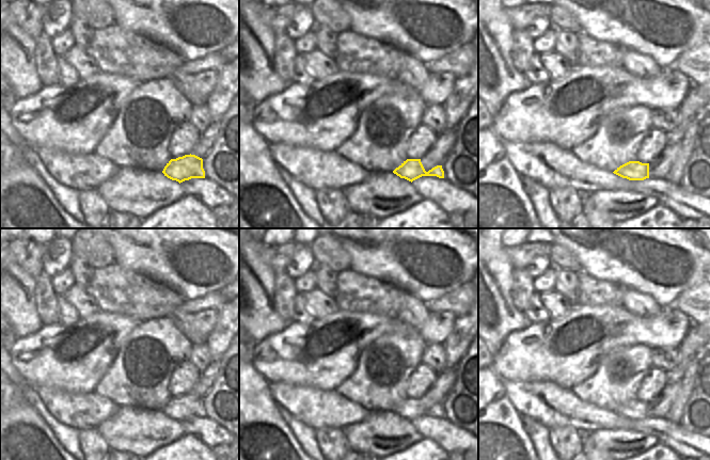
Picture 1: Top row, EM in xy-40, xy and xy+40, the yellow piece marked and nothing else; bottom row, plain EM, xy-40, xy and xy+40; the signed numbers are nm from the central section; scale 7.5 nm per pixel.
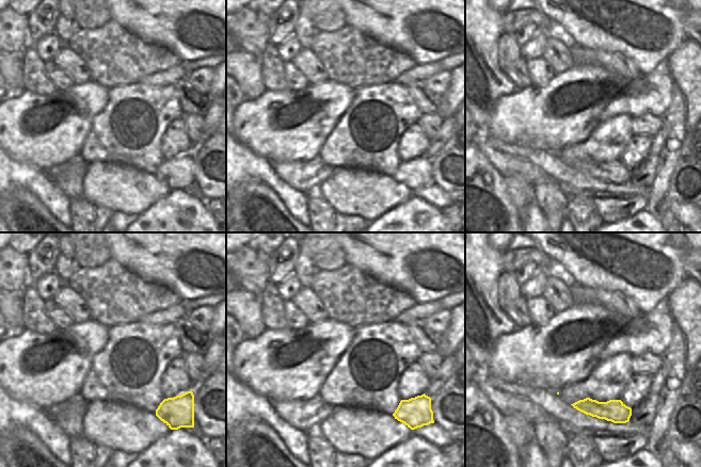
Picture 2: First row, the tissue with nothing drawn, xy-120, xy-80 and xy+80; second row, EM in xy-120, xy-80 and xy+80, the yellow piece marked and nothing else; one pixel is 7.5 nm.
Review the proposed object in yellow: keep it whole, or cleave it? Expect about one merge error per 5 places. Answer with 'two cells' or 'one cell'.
one cell

